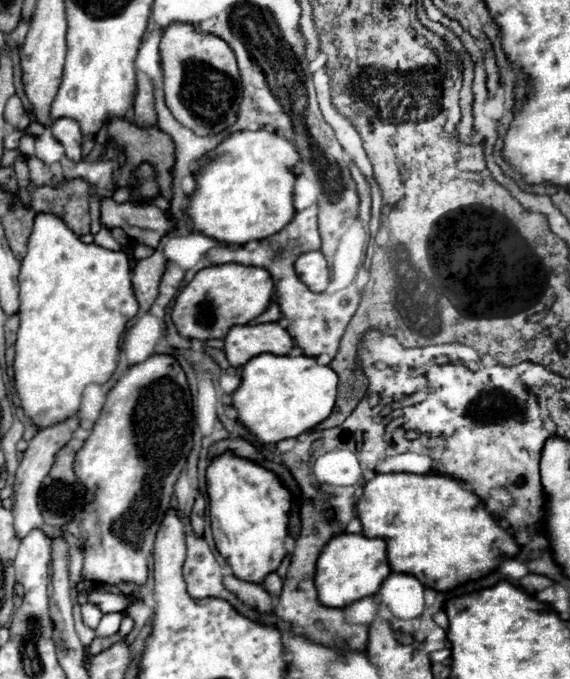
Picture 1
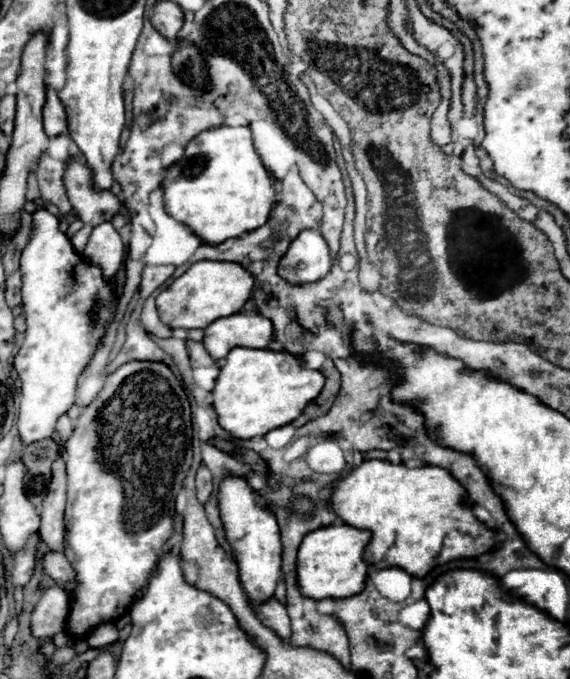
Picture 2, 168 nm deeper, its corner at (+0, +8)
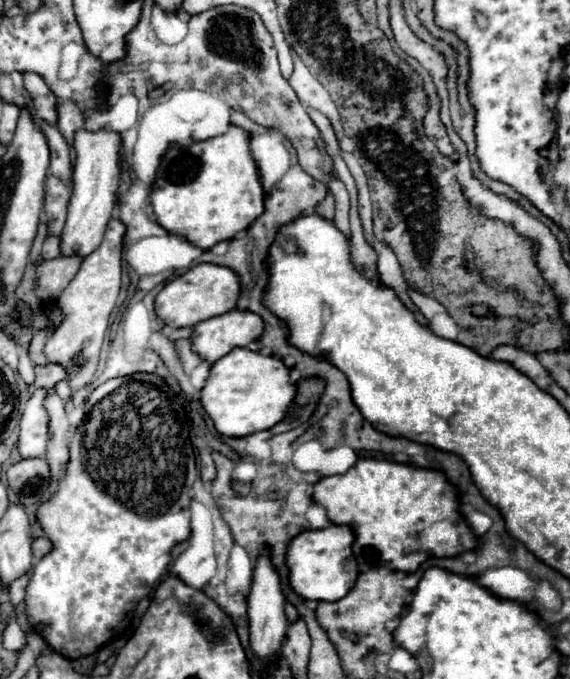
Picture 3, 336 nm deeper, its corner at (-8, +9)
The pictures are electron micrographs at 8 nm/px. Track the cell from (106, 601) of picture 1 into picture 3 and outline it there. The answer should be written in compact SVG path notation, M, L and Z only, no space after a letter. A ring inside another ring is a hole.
M40 537L34 541L32 545L32 551L34 551L34 561L40 561L44 555L48 555L52 551L52 543L48 537Z

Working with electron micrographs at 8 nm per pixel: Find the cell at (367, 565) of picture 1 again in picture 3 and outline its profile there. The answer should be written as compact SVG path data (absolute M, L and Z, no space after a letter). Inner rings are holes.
M330 525L326 529L304 531L296 539L292 539L292 547L288 547L292 589L300 597L316 601L338 601L348 595L358 579L358 563L352 553L354 541L354 531L348 525Z

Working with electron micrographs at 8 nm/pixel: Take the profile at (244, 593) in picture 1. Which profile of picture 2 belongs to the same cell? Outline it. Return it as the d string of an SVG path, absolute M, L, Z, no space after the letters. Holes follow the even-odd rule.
M270 598L262 606L258 606L256 616L260 616L260 622L266 628L272 628L272 632L276 632L276 636L280 636L284 642L290 642L290 636L292 636L290 618L288 618L286 608L276 598Z

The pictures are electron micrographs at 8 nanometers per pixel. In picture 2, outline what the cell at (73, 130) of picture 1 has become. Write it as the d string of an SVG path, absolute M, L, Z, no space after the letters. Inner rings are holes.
M46 88L46 102L44 102L44 132L54 138L60 134L68 134L66 126L66 110L56 94L54 88Z

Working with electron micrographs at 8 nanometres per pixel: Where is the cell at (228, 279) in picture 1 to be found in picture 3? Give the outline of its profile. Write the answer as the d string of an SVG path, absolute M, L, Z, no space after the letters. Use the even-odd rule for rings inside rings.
M200 263L184 275L166 283L156 297L156 313L168 327L194 327L210 317L224 315L236 307L240 299L240 275L230 267Z

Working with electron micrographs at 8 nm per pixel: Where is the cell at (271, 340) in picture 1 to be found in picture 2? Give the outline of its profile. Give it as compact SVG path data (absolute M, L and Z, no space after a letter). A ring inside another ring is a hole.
M232 314L204 328L204 348L214 360L222 360L236 346L266 348L272 342L272 322L260 314Z

